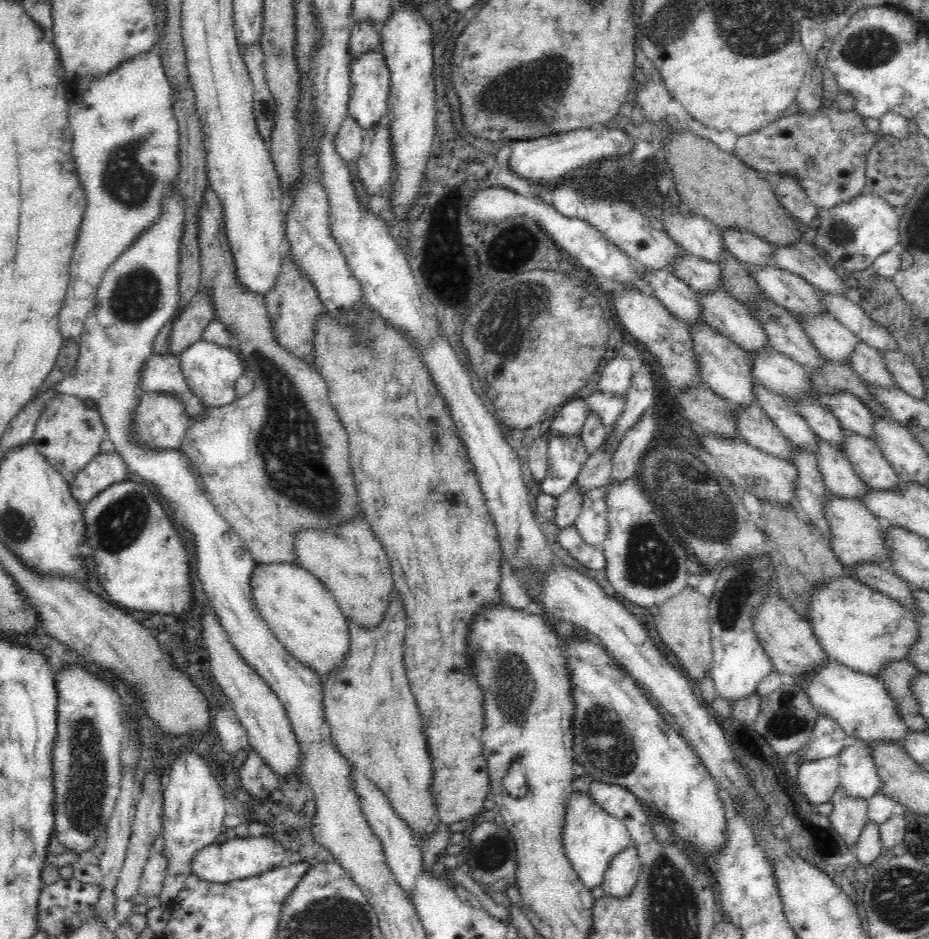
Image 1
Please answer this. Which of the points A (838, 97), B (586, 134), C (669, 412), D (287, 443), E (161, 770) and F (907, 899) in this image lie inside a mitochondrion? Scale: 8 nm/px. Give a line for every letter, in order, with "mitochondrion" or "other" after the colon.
A: other
B: other
C: other
D: mitochondrion
E: other
F: mitochondrion

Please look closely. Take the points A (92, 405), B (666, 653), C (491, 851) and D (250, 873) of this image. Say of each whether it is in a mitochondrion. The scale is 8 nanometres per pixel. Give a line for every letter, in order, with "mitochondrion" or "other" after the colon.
A: other
B: other
C: mitochondrion
D: other

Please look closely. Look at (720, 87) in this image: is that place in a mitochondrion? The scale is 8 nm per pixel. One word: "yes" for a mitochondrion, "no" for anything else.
no

